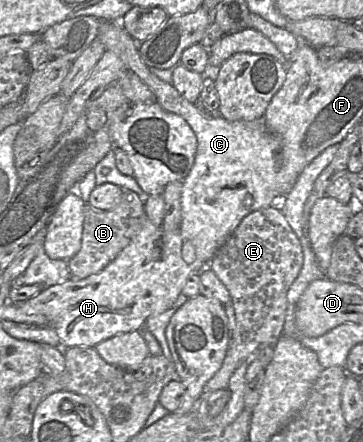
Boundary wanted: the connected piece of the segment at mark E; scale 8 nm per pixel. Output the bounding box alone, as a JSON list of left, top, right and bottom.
[205,205,303,393]

